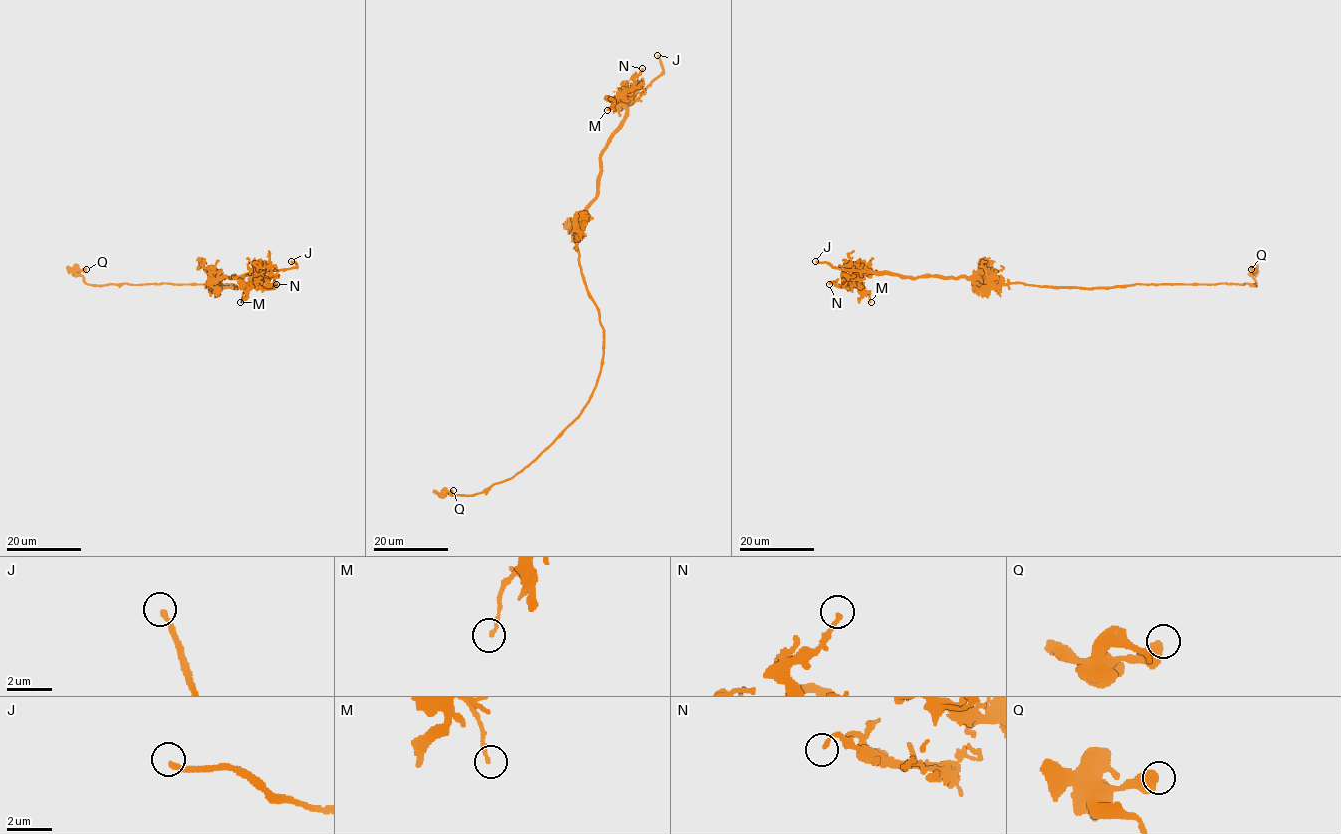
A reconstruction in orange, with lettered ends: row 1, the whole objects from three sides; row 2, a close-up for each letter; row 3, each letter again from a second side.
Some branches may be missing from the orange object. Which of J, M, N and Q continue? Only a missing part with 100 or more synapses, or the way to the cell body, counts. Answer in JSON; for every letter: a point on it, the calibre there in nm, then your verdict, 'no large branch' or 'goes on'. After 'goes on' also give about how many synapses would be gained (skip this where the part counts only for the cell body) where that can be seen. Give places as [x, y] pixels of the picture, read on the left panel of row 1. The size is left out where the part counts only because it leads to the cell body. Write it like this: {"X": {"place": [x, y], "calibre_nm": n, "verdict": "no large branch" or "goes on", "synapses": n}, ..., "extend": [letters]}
{"J": {"place": [291, 261], "calibre_nm": 240, "verdict": "goes on"}, "M": {"place": [240, 302], "calibre_nm": 190, "verdict": "no large branch"}, "N": {"place": [276, 284], "calibre_nm": 170, "verdict": "no large branch"}, "Q": {"place": [86, 269], "calibre_nm": 550, "verdict": "no large branch"}, "extend": ["J"]}

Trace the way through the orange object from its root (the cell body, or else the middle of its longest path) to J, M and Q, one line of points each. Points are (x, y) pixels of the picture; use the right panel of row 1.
J: (1069, 288), (983, 278), (904, 277), (842, 270), (815, 261)
M: (1069, 288), (983, 278), (904, 277), (867, 272), (859, 282), (871, 302)
Q: (1069, 288), (1113, 288), (1133, 284), (1255, 285), (1251, 269)

